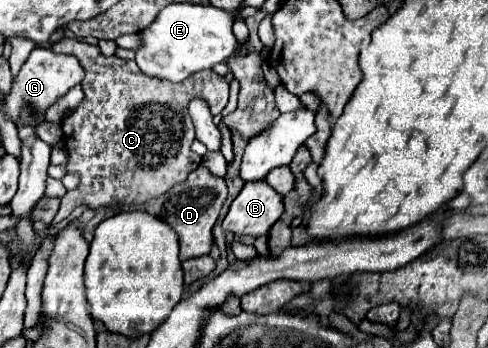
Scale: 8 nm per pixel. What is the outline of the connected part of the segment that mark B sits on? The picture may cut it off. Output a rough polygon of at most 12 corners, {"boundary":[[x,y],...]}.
{"boundary":[[265,181],[245,183],[223,229],[259,237],[283,201]]}

